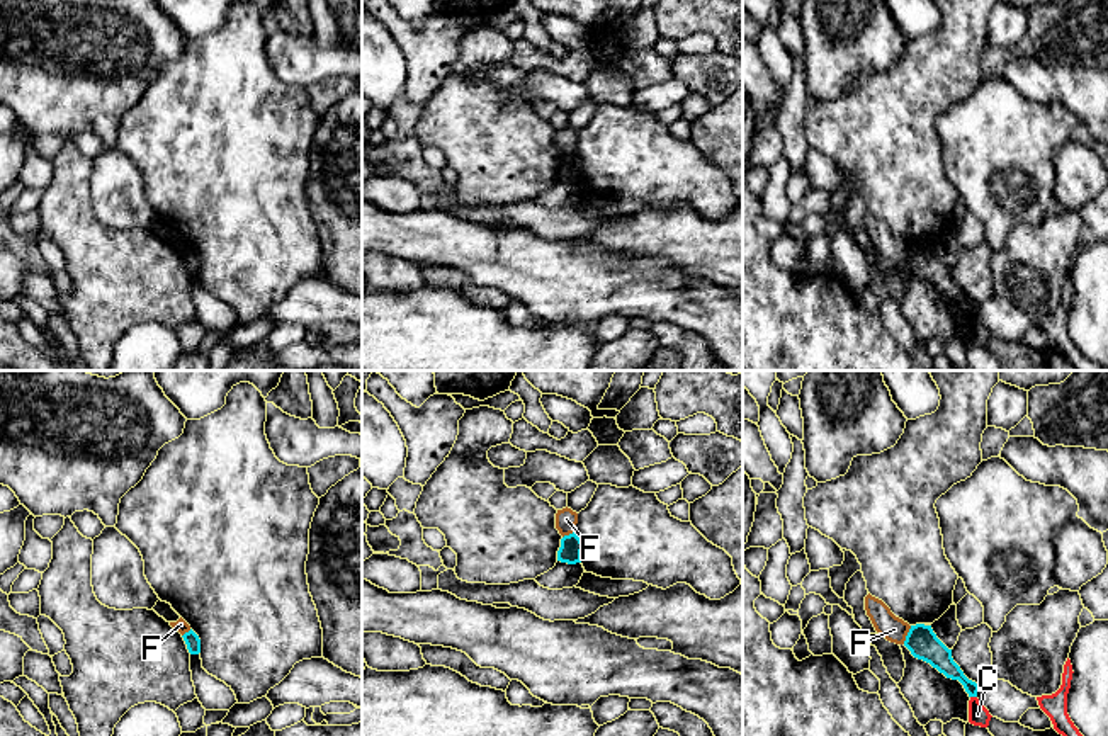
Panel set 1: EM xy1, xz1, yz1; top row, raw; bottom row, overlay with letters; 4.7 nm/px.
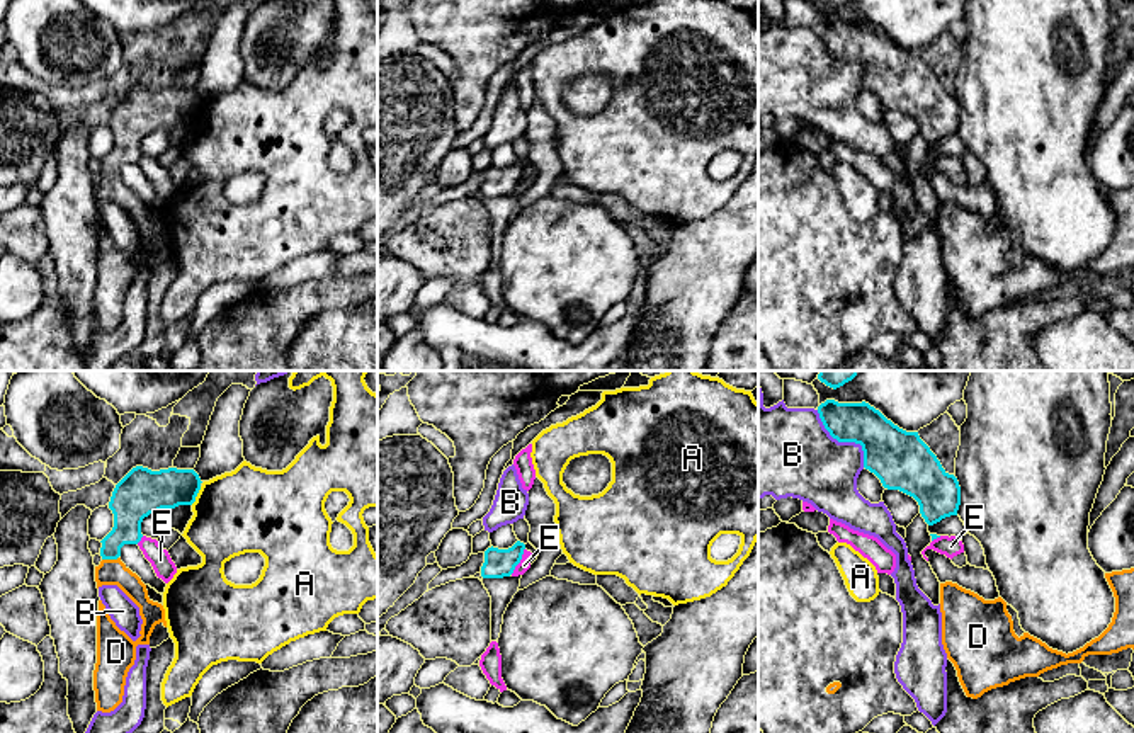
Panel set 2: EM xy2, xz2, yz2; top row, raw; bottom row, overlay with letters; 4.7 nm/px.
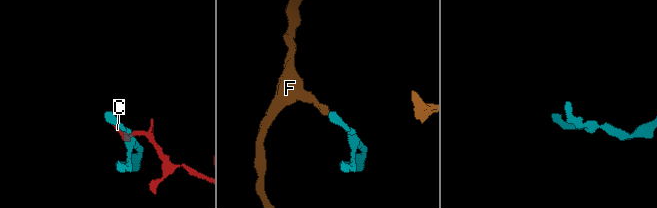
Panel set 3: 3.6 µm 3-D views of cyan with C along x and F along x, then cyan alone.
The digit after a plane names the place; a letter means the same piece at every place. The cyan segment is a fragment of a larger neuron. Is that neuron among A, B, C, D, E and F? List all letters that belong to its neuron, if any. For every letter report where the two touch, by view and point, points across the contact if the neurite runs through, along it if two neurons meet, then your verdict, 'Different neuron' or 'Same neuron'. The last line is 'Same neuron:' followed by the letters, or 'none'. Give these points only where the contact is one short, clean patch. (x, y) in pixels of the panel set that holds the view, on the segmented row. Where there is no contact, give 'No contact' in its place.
A: Touches cyan at xy2 (196, 495). Different neuron
B: Touches cyan at yz2 (844, 441). Boundary: yz2 (816, 410), (833, 437), (861, 446), (864, 466). Different neuron
C: Touches cyan at yz1 (974, 696). Boundary: yz1 (971, 696), (976, 697). Different neuron
D: Touches cyan at xy2 (109, 558). Path across: xy2 (128, 509), (109, 558), (111, 572). Same neuron
E: Touches cyan at xz2 (519, 562). Boundary: xz2 (524, 548), (521, 562), (510, 573). Different neuron
F: Touches cyan at yz1 (908, 634). Boundary: yz1 (911, 626), (903, 643). Different neuron
Same neuron: D

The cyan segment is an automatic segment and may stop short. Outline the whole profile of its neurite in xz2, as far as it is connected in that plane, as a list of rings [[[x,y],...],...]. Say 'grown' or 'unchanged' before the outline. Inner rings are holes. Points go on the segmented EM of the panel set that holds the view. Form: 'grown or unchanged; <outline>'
unchanged; [[[517,541],[508,549],[488,548],[485,551],[485,563],[481,566],[483,578],[503,578],[510,577],[515,566],[520,563],[525,544]]]

